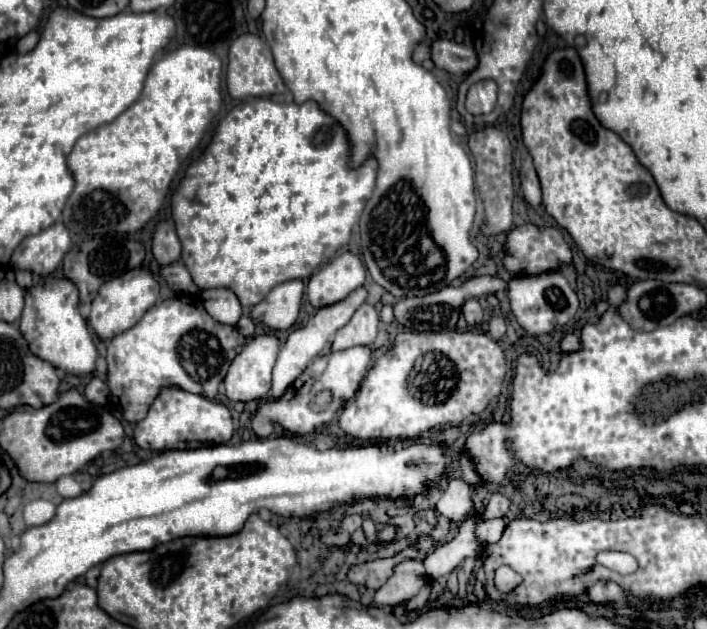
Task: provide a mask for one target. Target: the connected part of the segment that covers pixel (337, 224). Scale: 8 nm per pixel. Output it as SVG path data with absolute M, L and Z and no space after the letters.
M259 97L236 106L227 117L221 119L221 123L215 129L211 145L205 149L205 153L195 163L191 163L185 179L181 181L179 189L173 193L173 219L175 219L177 235L183 243L183 257L181 259L187 265L195 285L199 289L227 287L227 289L235 291L235 295L239 297L243 307L253 307L259 301L263 301L263 297L275 285L279 285L283 281L291 281L291 279L307 279L323 263L325 237L335 237L339 233L347 233L347 235L343 235L343 241L339 243L339 247L349 243L351 229L353 229L355 221L359 221L361 211L365 209L365 203L369 201L369 197L375 189L377 159L373 155L369 155L359 167L349 167L349 159L351 159L351 145L349 145L347 131L339 125L339 121L335 121L335 117L327 115L315 101L305 101L305 103L297 105L292 100L288 103L280 103L270 97Z

